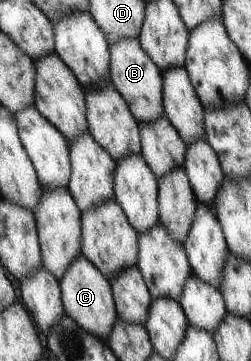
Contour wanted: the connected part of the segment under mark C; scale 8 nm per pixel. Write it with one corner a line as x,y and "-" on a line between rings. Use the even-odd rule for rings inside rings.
81,252
67,274
60,279
59,285
67,316
72,317
88,334
108,342
119,320
111,282

